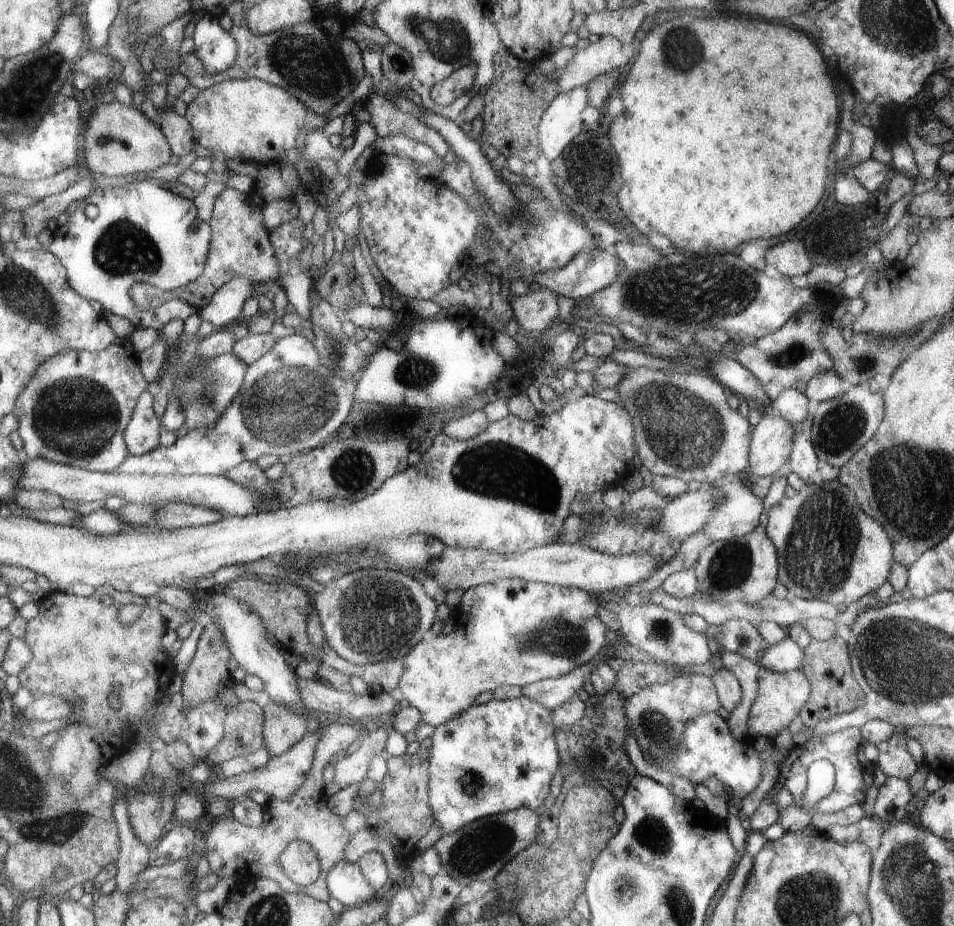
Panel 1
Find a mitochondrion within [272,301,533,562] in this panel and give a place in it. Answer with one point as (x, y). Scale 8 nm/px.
(353, 471)

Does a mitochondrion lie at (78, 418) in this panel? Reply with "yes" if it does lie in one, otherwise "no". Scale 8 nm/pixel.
yes

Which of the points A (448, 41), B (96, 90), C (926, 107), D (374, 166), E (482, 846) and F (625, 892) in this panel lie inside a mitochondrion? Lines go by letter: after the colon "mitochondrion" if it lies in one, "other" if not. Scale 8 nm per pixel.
A: mitochondrion
B: other
C: other
D: other
E: mitochondrion
F: mitochondrion

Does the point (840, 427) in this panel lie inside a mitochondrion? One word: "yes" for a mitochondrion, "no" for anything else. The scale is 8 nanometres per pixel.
yes

